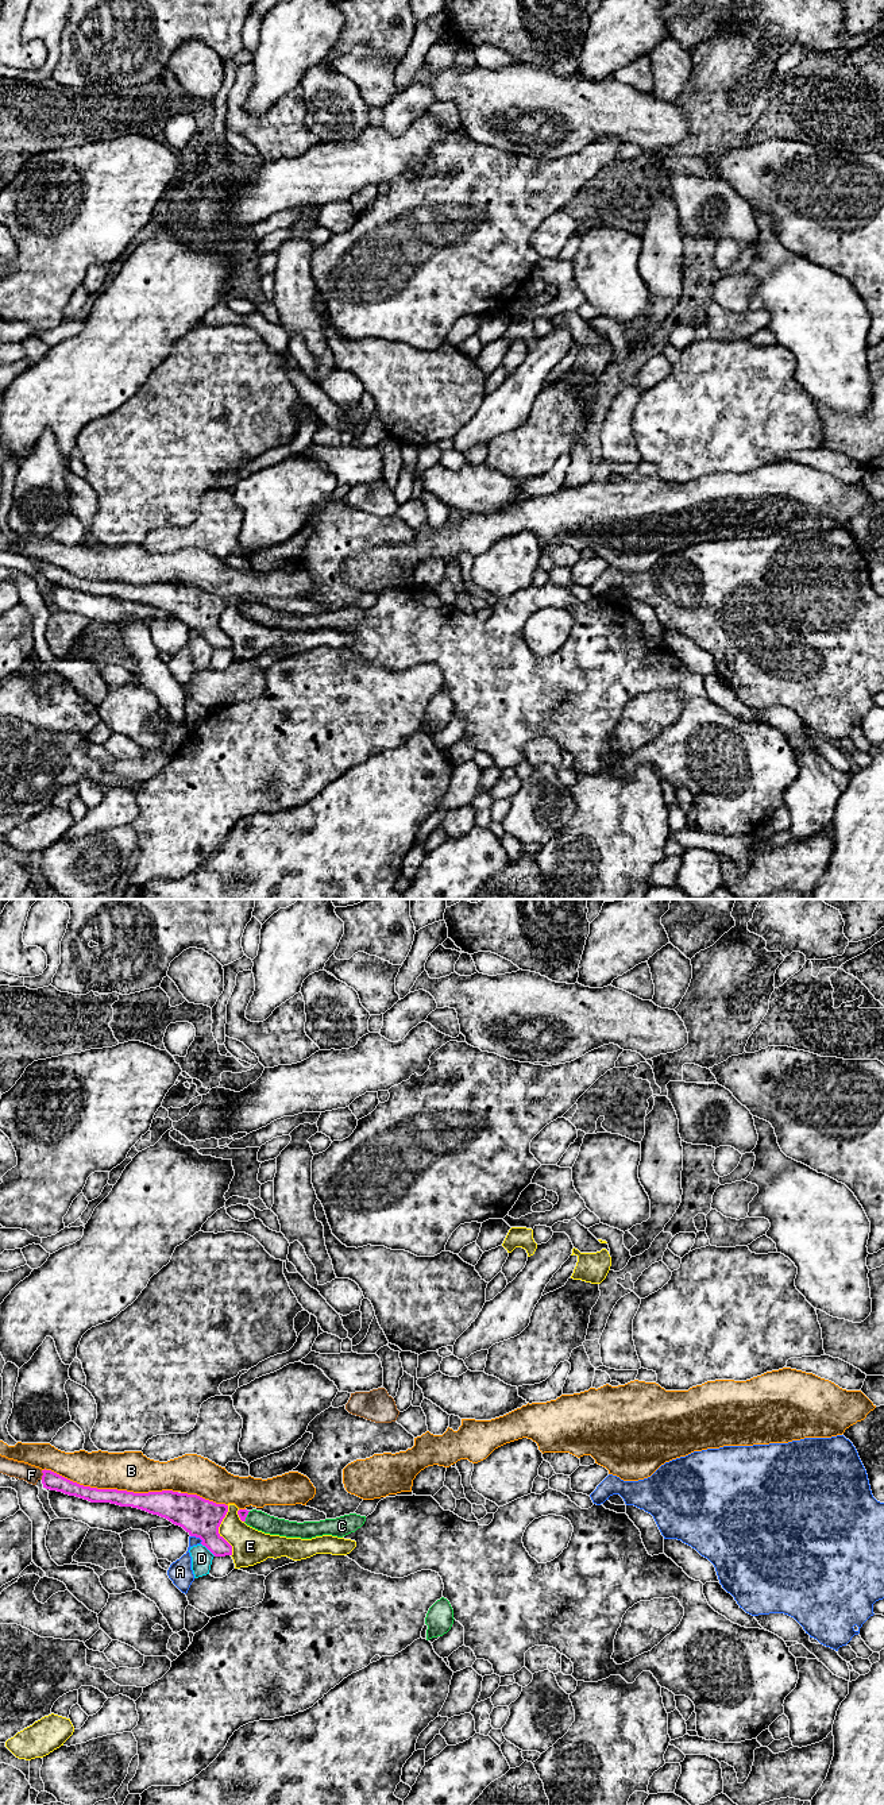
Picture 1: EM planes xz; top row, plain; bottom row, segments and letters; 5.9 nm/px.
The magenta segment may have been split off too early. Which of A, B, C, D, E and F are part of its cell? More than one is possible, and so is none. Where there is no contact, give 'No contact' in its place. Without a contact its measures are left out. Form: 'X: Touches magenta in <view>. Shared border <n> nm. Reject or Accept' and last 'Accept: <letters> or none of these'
A: Touches magenta in xz. Shared border 90 nm. Reject
B: Touches magenta in xz. Shared border 800 nm. Reject
C: Touches magenta in xz. Shared border 80 nm. Accept
D: Touches magenta in xz. Shared border 120 nm. Reject
E: Touches magenta in xz. Shared border 300 nm. Reject
F: Touches magenta in xz. Shared border 60 nm. Reject
Accept: C

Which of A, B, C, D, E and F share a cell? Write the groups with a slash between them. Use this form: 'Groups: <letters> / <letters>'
Groups: A / B / C / D / E / F

